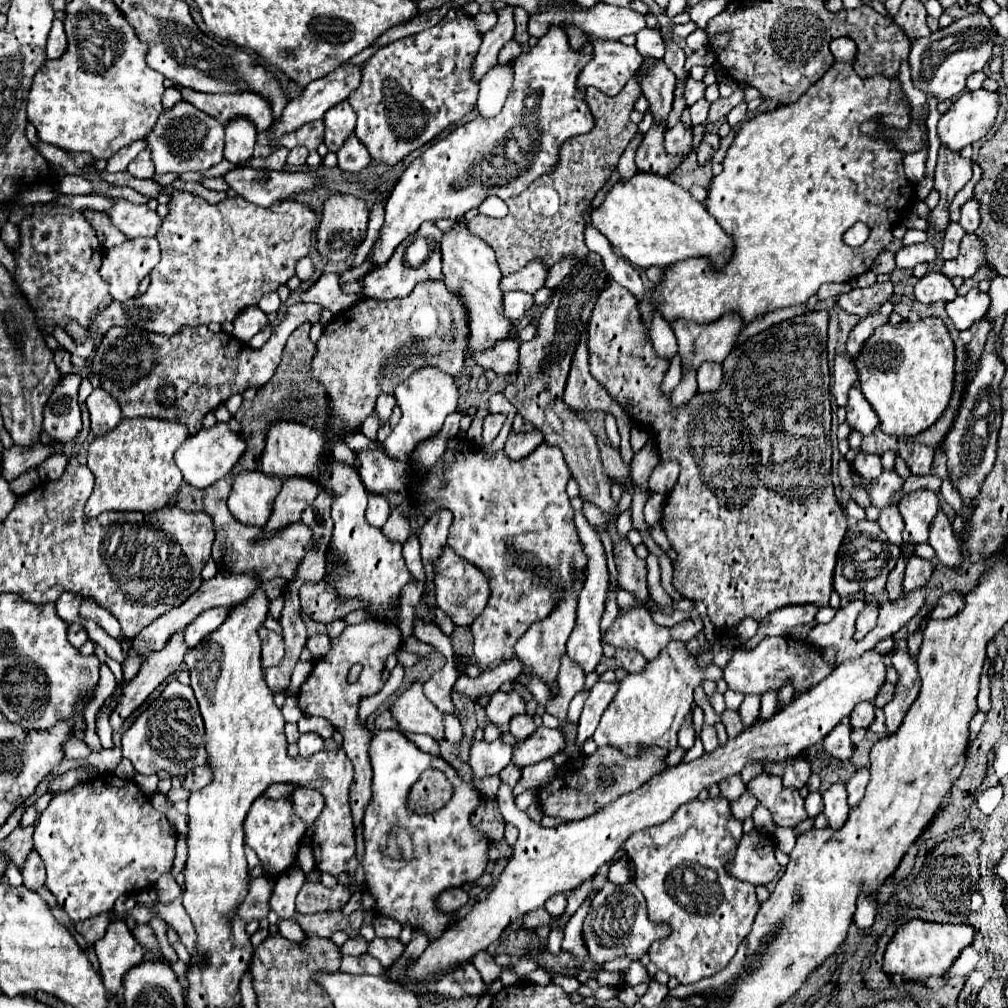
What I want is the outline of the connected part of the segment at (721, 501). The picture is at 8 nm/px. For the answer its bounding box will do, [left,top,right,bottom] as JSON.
[587,280,847,636]

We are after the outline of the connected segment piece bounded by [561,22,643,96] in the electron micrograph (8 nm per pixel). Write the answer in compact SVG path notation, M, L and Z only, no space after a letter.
M561 22L561 28L567 32L569 36L569 46L578 50L585 44L591 44L593 46L593 60L579 72L579 78L577 78L577 88L589 88L589 86L595 86L599 92L607 94L607 96L617 96L623 86L627 84L627 80L635 74L635 70L641 66L641 60L643 56L637 52L635 46L625 46L621 44L619 40L599 40L597 36L581 30L579 26L575 24L569 24L569 22Z

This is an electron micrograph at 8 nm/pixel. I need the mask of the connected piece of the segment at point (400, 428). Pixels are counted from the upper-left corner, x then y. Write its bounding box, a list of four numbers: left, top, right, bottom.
[383,366,459,462]

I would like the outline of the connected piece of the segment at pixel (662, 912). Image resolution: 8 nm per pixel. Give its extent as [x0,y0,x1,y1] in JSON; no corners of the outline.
[625,796,759,984]

